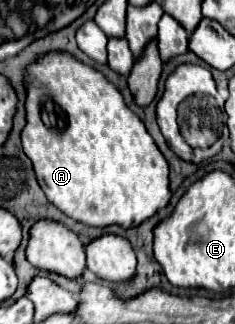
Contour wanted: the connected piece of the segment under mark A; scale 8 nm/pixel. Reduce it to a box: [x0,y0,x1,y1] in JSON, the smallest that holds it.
[21,52,171,228]

